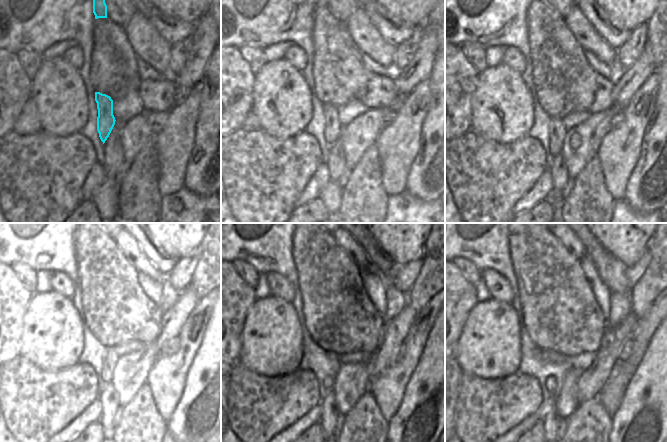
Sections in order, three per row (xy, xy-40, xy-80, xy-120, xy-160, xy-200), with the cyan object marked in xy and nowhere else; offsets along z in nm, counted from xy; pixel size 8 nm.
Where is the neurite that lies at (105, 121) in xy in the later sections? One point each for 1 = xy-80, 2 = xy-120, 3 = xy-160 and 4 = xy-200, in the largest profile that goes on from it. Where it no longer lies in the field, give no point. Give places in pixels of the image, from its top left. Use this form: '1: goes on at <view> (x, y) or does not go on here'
1: goes on at xy-80 (556, 128)
2: goes on at xy-120 (110, 359)
3: goes on at xy-160 (328, 381)
4: goes on at xy-200 (551, 383)

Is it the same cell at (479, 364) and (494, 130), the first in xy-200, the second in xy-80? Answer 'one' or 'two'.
one

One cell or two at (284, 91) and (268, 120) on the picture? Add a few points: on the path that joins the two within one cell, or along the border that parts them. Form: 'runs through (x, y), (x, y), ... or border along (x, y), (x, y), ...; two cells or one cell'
runs through (281, 98), (281, 106), (275, 113); one cell

